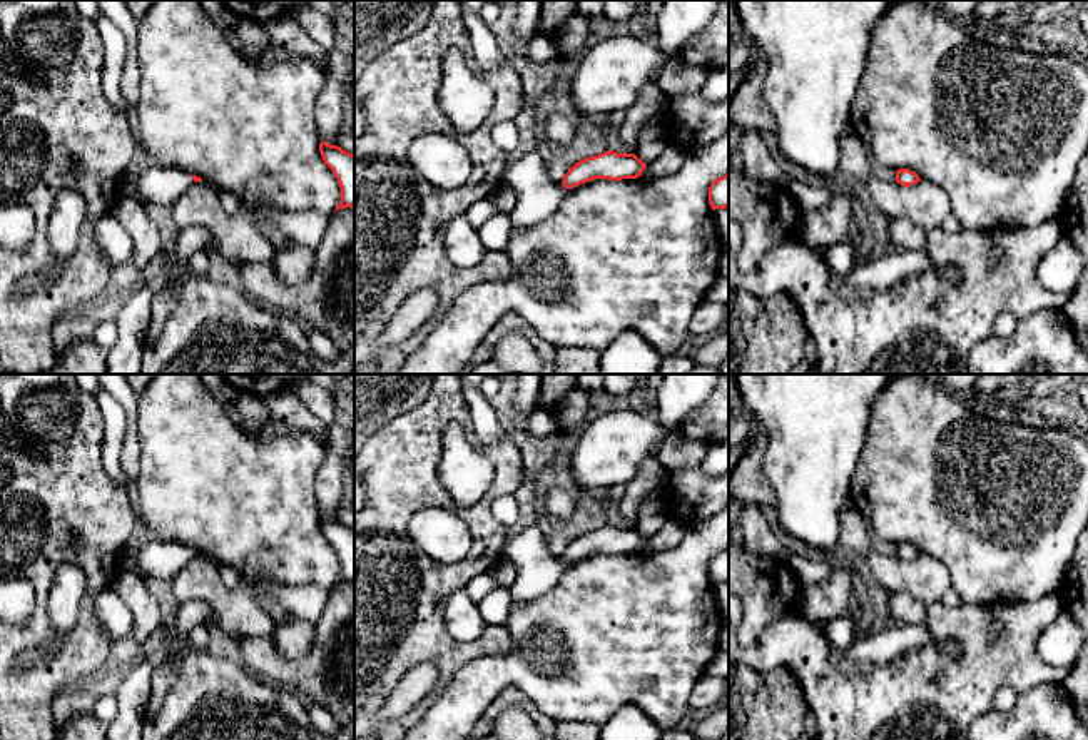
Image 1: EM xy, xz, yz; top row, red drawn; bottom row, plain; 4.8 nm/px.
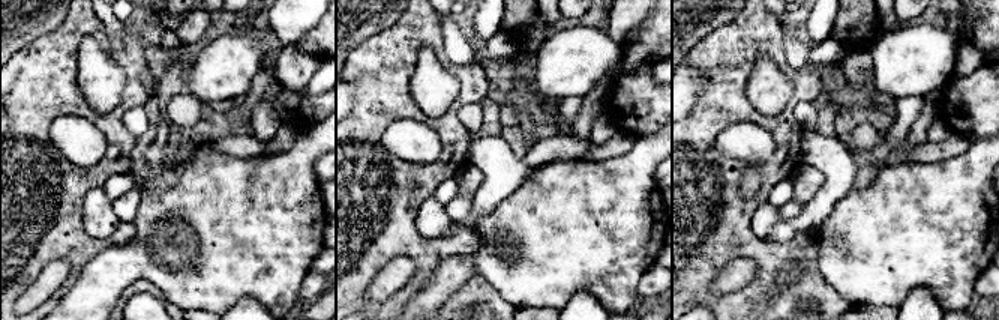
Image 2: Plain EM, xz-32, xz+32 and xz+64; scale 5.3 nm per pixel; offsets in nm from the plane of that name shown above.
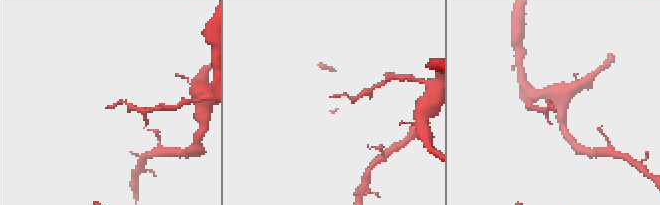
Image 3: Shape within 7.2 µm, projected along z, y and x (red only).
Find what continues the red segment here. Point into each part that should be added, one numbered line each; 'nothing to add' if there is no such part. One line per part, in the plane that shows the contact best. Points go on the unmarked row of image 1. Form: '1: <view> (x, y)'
1: xz (537, 568)

